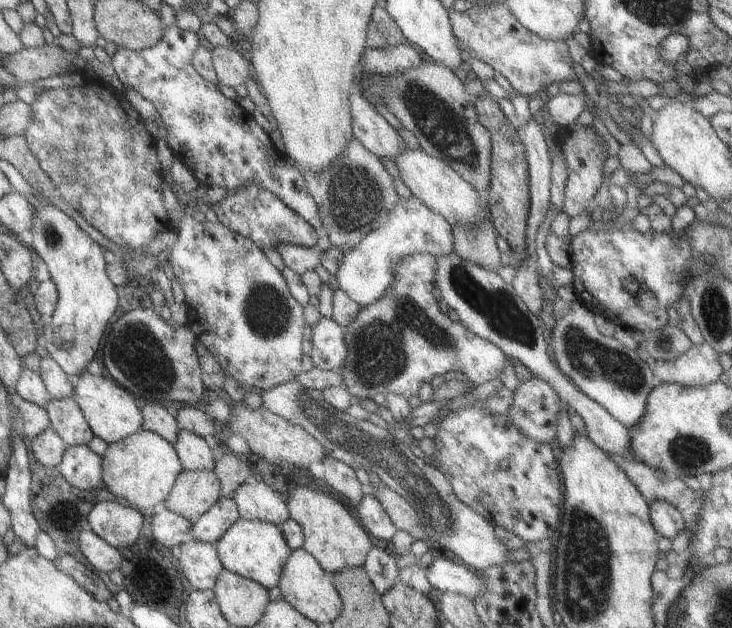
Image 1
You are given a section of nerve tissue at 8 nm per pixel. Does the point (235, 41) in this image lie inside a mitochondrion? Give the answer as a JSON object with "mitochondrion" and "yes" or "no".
{"mitochondrion":"no"}

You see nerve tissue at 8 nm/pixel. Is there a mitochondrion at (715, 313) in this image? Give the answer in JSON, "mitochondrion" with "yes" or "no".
{"mitochondrion":"yes"}

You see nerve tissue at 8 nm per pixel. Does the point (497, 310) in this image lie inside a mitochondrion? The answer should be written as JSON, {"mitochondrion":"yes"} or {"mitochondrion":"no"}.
{"mitochondrion":"yes"}

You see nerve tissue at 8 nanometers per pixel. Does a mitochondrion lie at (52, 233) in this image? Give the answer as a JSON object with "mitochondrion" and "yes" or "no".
{"mitochondrion":"yes"}

